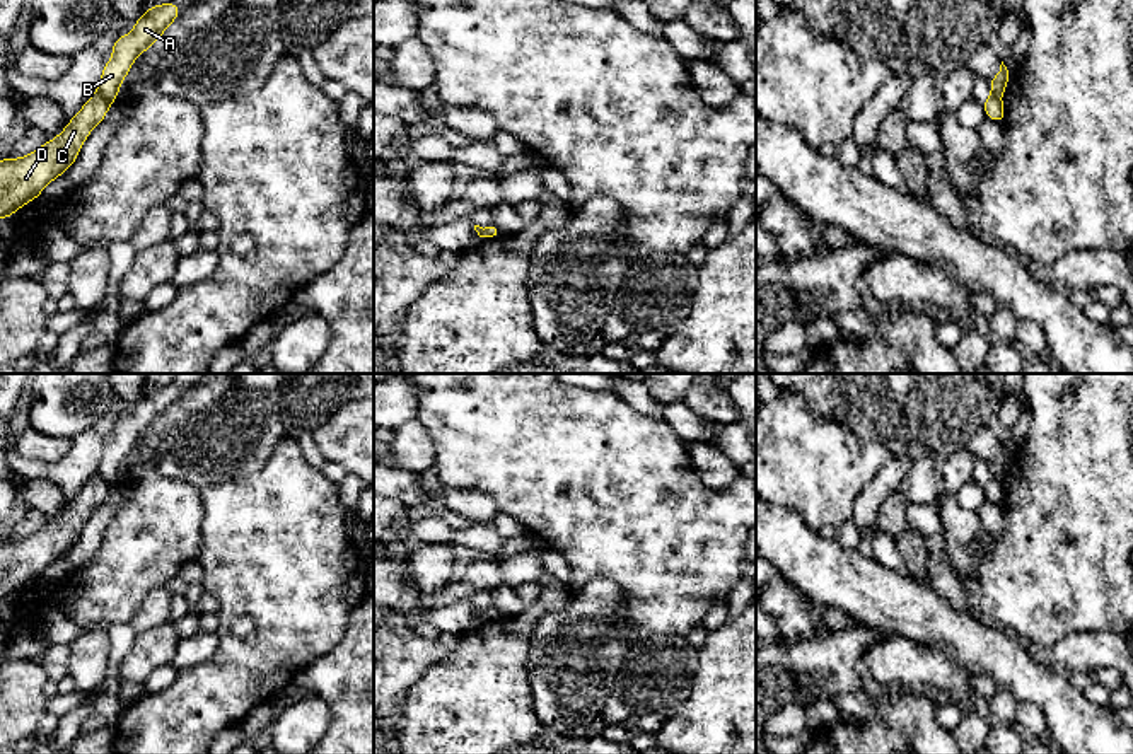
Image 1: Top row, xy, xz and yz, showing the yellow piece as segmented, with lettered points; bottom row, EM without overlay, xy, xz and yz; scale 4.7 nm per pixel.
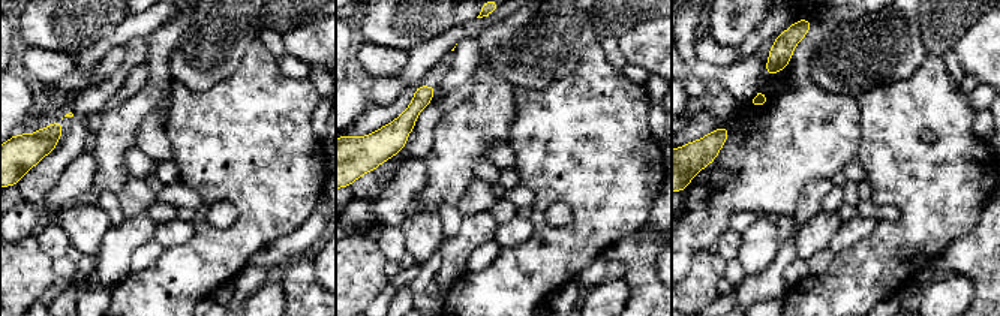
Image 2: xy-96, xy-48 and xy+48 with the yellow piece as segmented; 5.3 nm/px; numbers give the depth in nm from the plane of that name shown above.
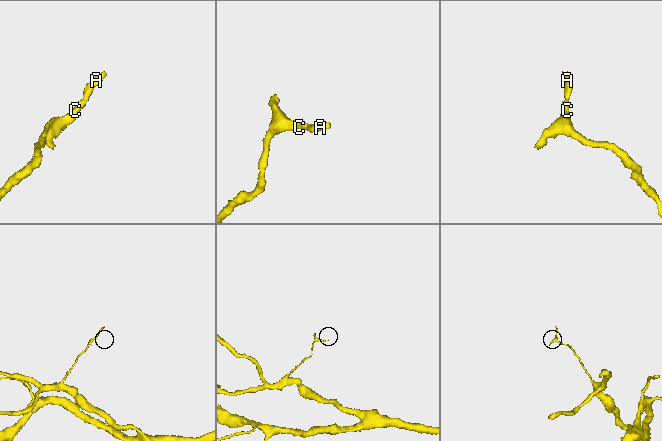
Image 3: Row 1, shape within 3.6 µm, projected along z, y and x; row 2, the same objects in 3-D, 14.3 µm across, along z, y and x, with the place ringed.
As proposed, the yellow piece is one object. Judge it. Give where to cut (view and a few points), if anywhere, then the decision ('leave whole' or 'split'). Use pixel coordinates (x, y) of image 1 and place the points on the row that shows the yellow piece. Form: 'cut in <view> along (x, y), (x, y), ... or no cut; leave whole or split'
cut in xy along (98, 91), (110, 103); split

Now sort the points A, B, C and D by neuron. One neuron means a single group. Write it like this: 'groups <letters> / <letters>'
groups A B / C D

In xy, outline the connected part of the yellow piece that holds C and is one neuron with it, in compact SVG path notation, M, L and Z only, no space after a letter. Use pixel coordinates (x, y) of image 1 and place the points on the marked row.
M96 92L56 138L20 159L0 160L0 218L39 198L51 181L70 169L85 138L106 118L109 104Z

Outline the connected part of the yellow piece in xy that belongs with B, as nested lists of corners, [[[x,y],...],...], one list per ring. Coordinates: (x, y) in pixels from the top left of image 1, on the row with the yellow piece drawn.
[[[166,2],[162,5],[148,7],[142,17],[137,19],[130,34],[119,36],[113,43],[113,56],[104,65],[97,92],[107,101],[118,99],[119,85],[126,78],[135,60],[147,51],[171,22],[174,22],[183,10],[176,3]]]

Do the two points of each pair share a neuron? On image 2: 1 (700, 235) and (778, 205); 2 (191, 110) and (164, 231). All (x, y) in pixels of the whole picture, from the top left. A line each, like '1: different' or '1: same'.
1: same
2: different

